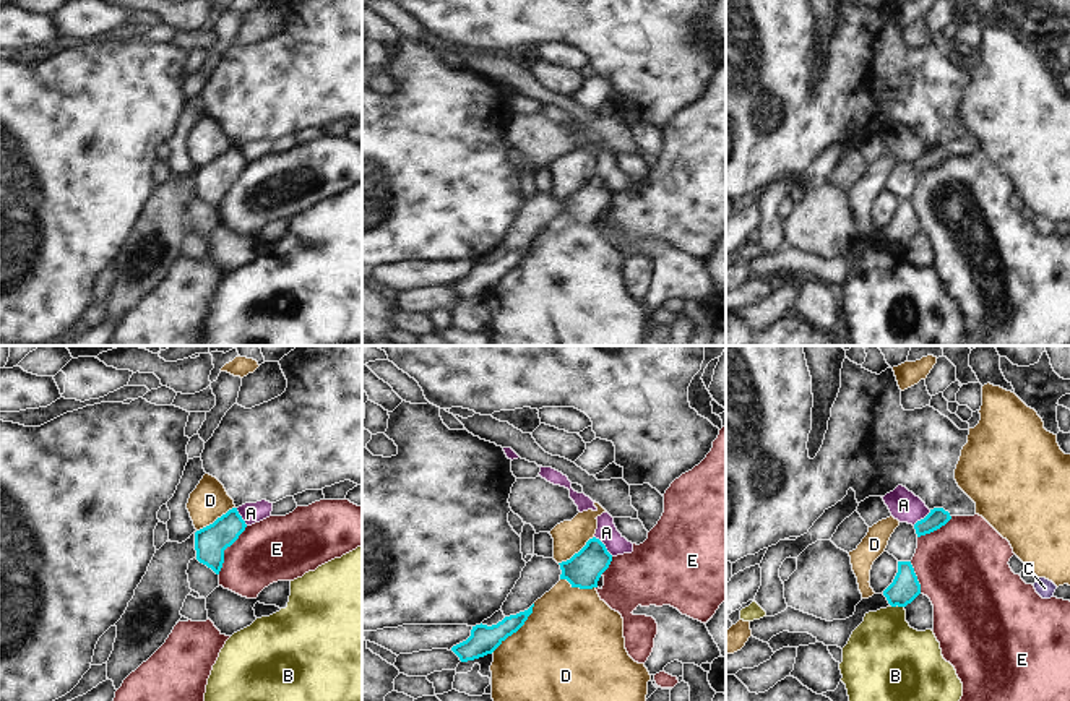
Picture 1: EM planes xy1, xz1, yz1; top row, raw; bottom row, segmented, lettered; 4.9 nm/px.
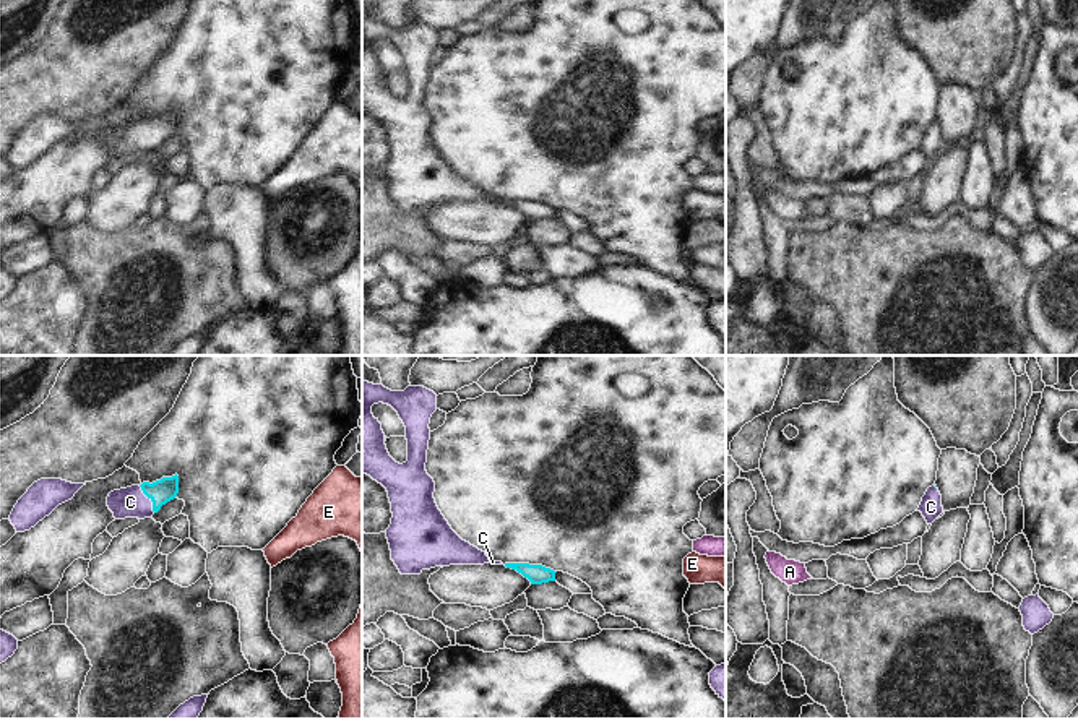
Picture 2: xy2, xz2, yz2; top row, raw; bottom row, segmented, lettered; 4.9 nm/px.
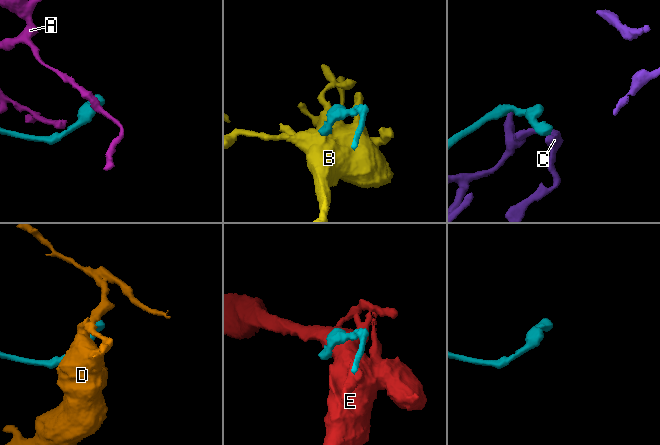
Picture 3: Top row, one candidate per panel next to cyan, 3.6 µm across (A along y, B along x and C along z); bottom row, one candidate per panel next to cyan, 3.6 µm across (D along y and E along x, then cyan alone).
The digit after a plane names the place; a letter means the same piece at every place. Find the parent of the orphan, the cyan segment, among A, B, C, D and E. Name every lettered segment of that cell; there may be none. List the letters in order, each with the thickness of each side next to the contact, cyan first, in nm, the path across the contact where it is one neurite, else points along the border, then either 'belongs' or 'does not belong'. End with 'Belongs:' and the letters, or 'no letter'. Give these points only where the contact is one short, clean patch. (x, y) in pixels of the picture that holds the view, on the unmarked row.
A: 180 nm thick on the cyan side, 100 nm on the other; border along xz1 (595, 172), (612, 192); does not belong
B: 140 nm thick on the cyan side, 380 nm on the other; border along yz1 (890, 240), (903, 244); does not belong
C: 120 nm thick on the cyan side, 150 nm on the other; runs through xy2 (163, 127), (148, 133), (142, 138), (130, 138); belongs
D: 150 nm thick on the cyan side, 500 nm on the other; does not belong
E: 160 nm thick on the cyan side, 320 nm on the other; does not belong
Belongs: C

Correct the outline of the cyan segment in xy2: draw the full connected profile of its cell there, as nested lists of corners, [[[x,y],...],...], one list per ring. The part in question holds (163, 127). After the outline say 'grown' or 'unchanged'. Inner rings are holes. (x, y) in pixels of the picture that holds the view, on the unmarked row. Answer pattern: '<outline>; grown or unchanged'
[[[179,112],[162,114],[153,120],[143,118],[127,125],[114,127],[107,133],[107,143],[115,156],[153,154],[162,141],[179,130]]]; grown

